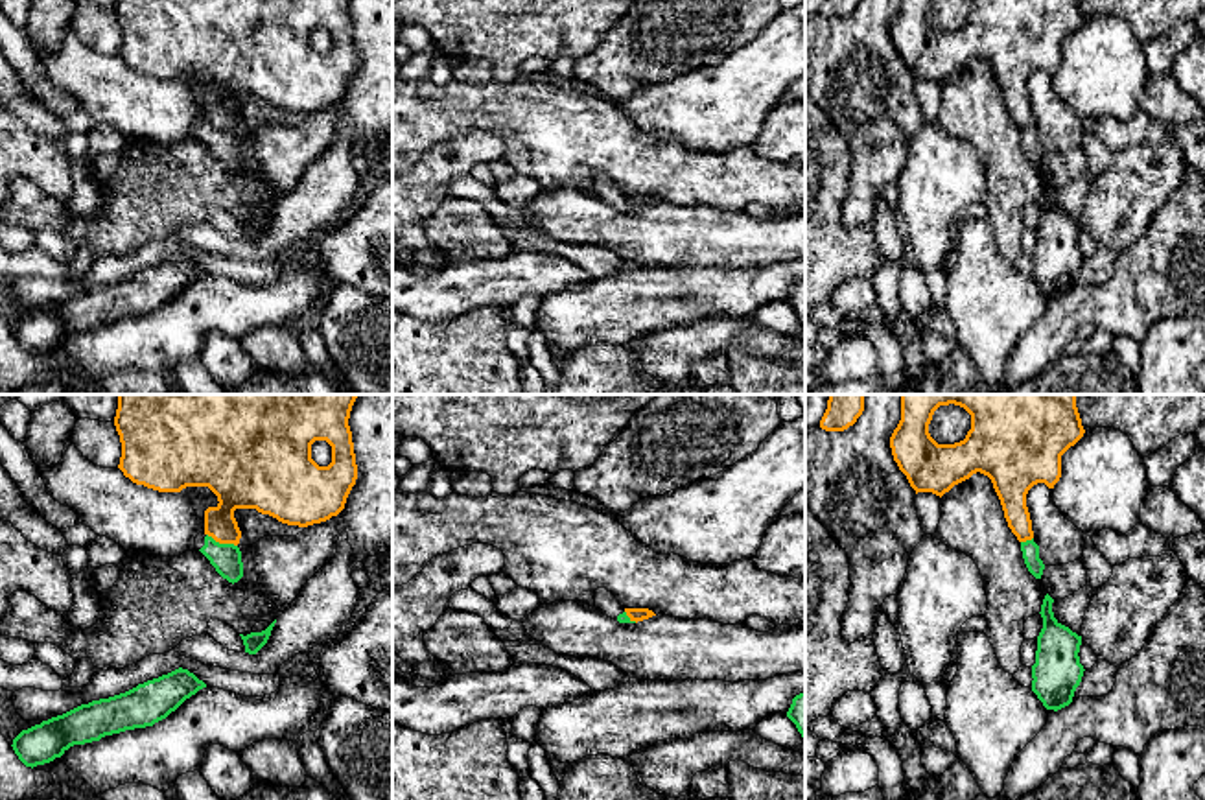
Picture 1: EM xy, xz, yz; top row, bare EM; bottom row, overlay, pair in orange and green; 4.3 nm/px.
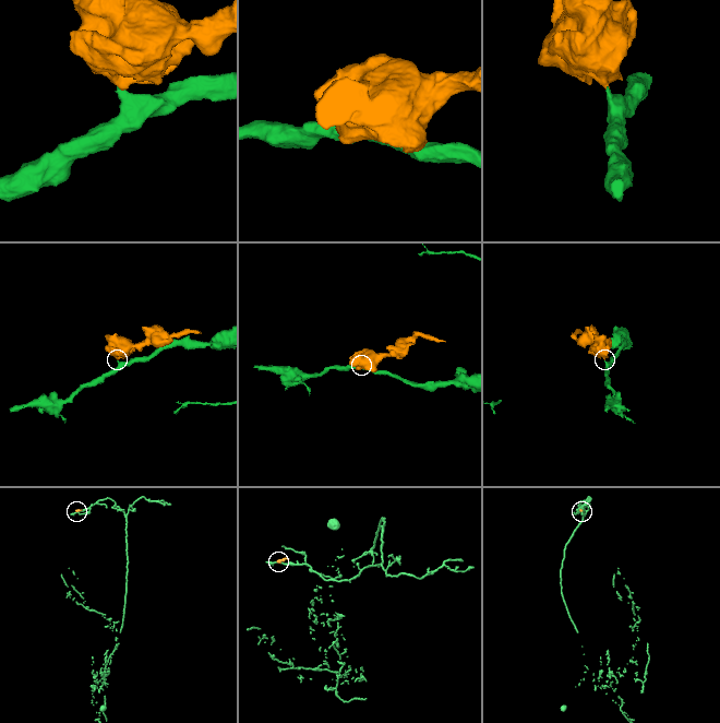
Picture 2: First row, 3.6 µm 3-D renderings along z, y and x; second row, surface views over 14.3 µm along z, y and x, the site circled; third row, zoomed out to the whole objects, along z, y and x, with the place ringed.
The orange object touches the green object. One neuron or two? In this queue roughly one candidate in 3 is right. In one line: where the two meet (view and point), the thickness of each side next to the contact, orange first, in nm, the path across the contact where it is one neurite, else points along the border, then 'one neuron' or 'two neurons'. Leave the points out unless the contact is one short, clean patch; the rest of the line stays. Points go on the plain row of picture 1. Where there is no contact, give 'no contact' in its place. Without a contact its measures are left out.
meets orange in xy at (222, 129); 190 nm thick on the orange side, 130 nm on the other; border along xy (207, 120), (220, 129), (233, 129), (236, 133); two neurons

